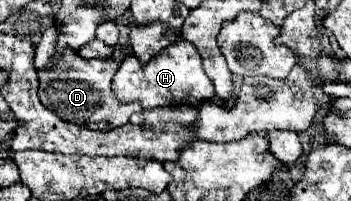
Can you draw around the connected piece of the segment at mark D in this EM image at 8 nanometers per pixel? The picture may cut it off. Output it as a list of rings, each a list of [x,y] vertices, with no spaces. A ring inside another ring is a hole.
[[[55,25],[47,27],[43,33],[43,39],[35,48],[35,69],[39,73],[39,99],[41,103],[57,113],[63,121],[77,123],[77,125],[89,125],[105,121],[109,125],[123,125],[129,121],[133,113],[141,111],[141,105],[137,103],[125,103],[117,101],[111,91],[111,79],[117,71],[117,63],[111,59],[83,59],[75,51],[65,51],[59,61],[53,61],[55,47],[59,37],[59,31]]]

